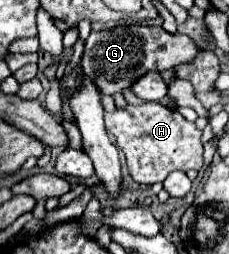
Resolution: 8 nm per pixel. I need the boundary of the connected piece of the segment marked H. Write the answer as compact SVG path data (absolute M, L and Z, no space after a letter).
M155 101L127 105L123 109L115 109L113 113L105 113L105 127L115 137L119 149L125 153L129 173L137 183L163 183L165 177L175 169L199 171L203 167L203 131L197 129L195 123L187 121L177 109L163 107Z

